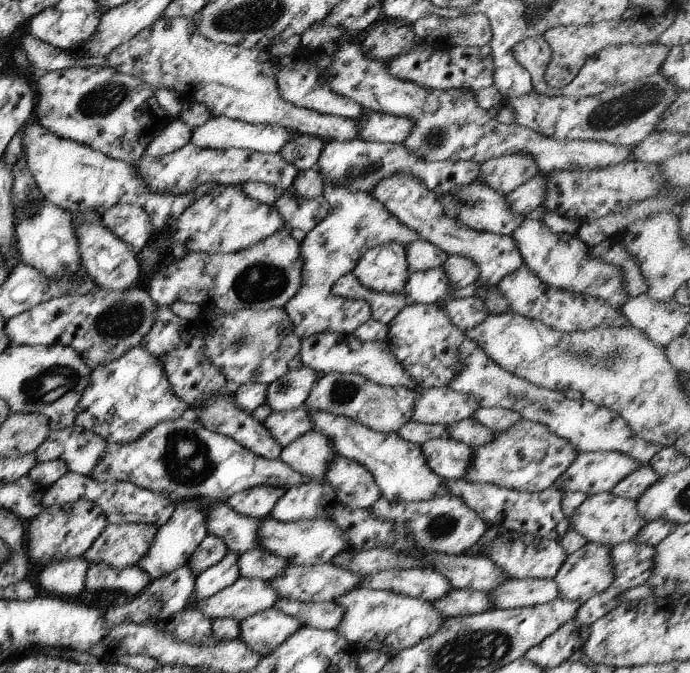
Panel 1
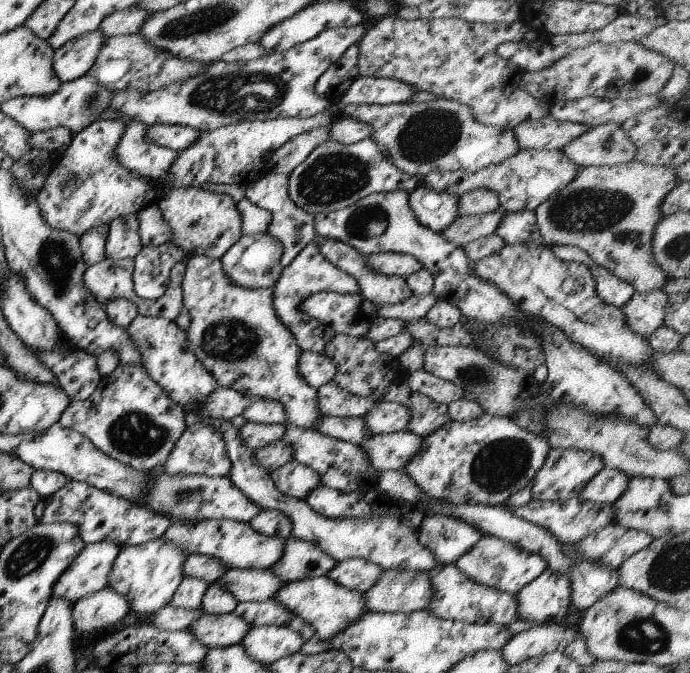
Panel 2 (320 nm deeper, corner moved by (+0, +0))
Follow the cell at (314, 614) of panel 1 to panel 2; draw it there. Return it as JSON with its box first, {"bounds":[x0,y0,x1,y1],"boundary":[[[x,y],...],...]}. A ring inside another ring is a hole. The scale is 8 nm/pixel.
{"bounds":[232,599,313,641],"boundary":[[[269,599],[259,602],[239,602],[232,611],[235,616],[241,616],[247,624],[252,626],[275,625],[292,629],[303,636],[303,641],[313,637],[313,628],[306,624],[299,616],[289,612],[277,600]]]}

